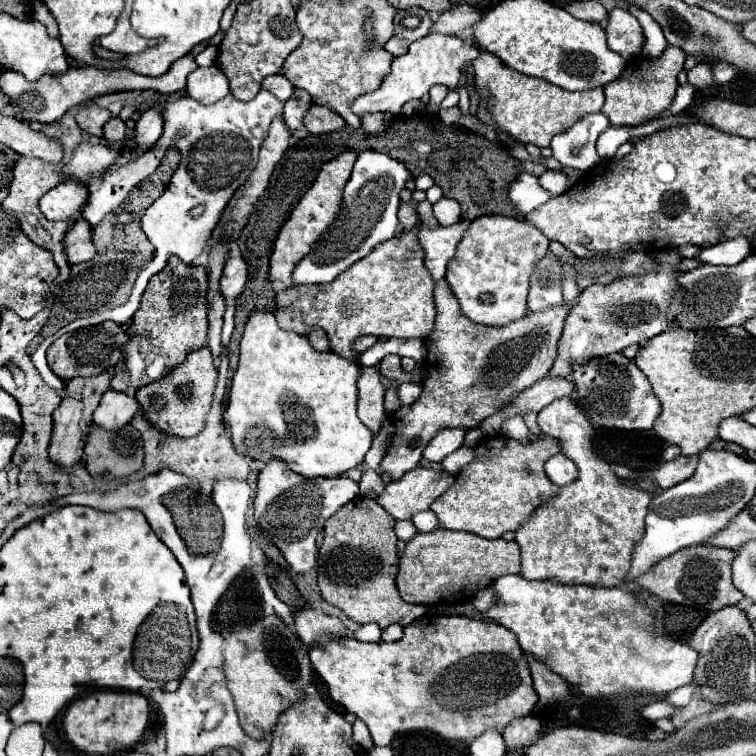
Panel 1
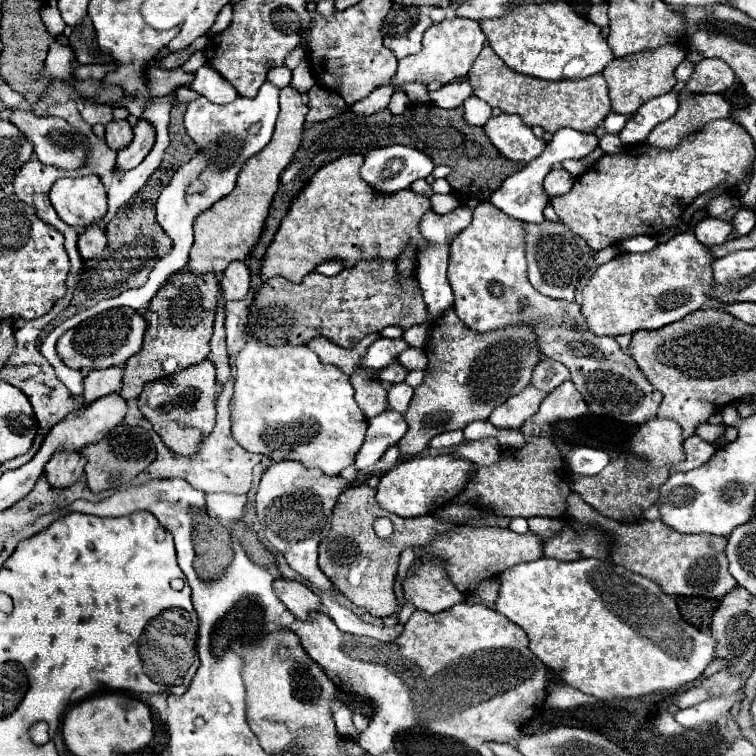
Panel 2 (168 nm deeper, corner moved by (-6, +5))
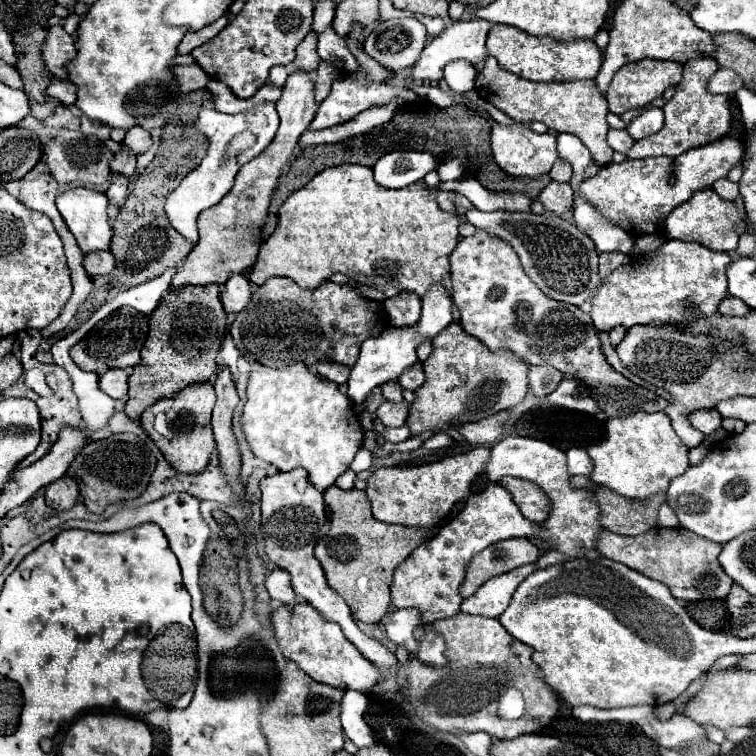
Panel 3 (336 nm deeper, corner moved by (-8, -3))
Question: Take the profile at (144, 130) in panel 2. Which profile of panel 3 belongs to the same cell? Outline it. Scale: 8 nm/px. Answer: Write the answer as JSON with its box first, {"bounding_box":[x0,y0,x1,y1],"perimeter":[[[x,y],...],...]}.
{"bounding_box":[106,176,128,208],"perimeter":[[[114,176],[110,188],[106,190],[106,196],[114,206],[118,206],[118,208],[124,206],[124,202],[128,198],[128,182],[124,180],[124,176]]]}

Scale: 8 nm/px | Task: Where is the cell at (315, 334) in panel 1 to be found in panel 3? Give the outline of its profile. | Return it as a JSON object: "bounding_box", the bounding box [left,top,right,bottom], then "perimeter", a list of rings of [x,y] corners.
{"bounding_box":[316,362,350,384],"perimeter":[[[318,362],[316,370],[318,370],[318,374],[326,376],[330,382],[336,382],[336,384],[346,384],[346,380],[350,376],[348,366],[340,366],[340,364],[332,364],[332,362]]]}

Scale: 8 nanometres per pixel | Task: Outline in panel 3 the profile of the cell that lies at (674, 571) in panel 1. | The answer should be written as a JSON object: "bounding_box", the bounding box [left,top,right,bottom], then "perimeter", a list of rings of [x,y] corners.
{"bounding_box":[598,528,732,602],"perimeter":[[[652,528],[640,536],[618,536],[604,530],[598,538],[598,552],[602,556],[622,562],[662,584],[668,584],[672,596],[686,602],[728,596],[732,580],[718,562],[720,550],[720,544],[714,544],[712,540],[706,540],[686,528]]]}

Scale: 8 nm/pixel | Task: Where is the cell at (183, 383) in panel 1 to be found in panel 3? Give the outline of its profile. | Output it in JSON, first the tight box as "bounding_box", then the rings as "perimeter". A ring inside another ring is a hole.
{"bounding_box":[140,382,216,474],"perimeter":[[[204,382],[204,384],[192,384],[190,388],[184,388],[180,392],[180,396],[176,396],[176,398],[158,400],[150,408],[146,408],[146,412],[142,414],[142,418],[140,418],[142,428],[148,432],[148,436],[154,440],[154,444],[160,448],[160,452],[164,454],[164,458],[176,472],[200,474],[208,466],[210,456],[216,448],[214,438],[212,438],[212,428],[210,428],[210,416],[212,416],[214,402],[216,402],[214,386],[210,382]],[[160,412],[164,412],[168,418],[168,428],[172,432],[170,438],[166,438],[154,430],[154,418]]]}

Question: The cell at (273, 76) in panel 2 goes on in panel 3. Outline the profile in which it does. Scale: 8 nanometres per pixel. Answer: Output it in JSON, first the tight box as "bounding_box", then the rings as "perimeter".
{"bounding_box":[270,66,288,86],"perimeter":[[[274,66],[274,68],[270,70],[270,82],[272,82],[272,84],[284,86],[286,78],[288,78],[288,68],[286,68],[286,66]]]}

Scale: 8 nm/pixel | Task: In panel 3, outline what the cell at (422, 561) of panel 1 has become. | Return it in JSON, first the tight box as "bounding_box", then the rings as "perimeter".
{"bounding_box":[460,538,540,598],"perimeter":[[[508,538],[488,546],[472,558],[466,580],[460,588],[460,596],[470,598],[486,580],[510,572],[518,566],[532,564],[538,560],[538,556],[540,550],[536,554],[536,544],[530,538]]]}

